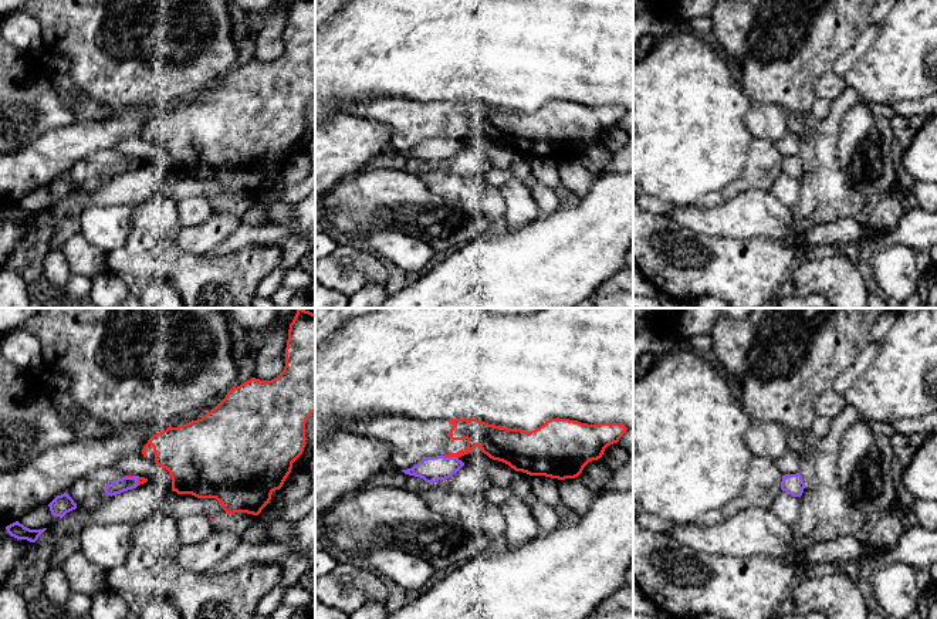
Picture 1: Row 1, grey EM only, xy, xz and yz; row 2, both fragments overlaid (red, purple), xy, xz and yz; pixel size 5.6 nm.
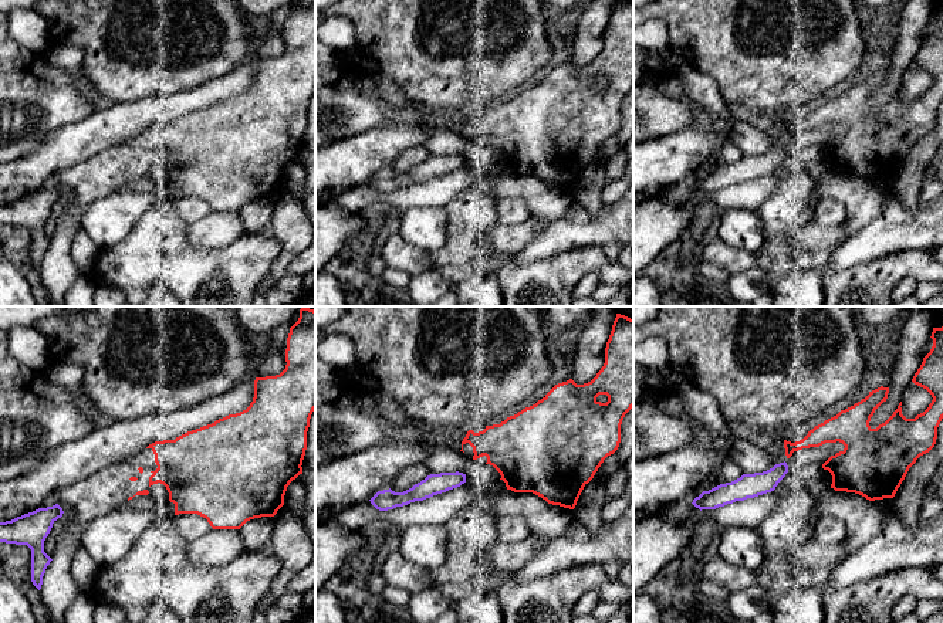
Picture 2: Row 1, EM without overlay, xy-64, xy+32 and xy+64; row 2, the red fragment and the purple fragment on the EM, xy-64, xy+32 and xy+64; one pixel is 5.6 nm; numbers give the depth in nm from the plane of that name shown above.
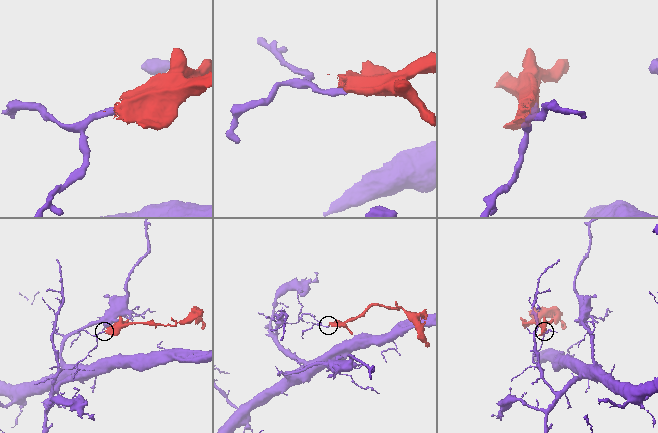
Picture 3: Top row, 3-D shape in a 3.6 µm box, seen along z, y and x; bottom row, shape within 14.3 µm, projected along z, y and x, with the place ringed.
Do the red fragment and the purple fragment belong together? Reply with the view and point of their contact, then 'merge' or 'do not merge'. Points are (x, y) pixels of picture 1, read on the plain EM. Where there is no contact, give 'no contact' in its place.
contact xz (450, 138); do not merge

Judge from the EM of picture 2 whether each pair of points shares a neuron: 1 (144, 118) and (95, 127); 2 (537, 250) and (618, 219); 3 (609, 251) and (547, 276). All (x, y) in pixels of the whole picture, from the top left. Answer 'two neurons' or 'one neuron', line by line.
1: one neuron
2: one neuron
3: two neurons

